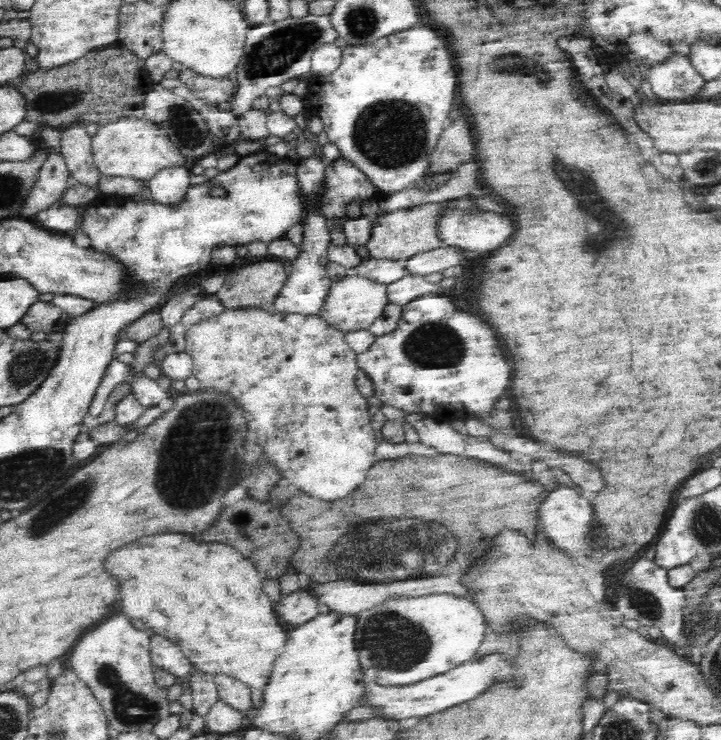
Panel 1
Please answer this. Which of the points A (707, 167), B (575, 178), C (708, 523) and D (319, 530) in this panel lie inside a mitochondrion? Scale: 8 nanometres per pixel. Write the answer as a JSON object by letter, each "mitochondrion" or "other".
{"A":"mitochondrion","B":"mitochondrion","C":"mitochondrion","D":"other"}

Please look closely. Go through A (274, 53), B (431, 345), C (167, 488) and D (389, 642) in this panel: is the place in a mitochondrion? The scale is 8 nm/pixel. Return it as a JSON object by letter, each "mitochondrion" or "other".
{"A":"mitochondrion","B":"mitochondrion","C":"mitochondrion","D":"mitochondrion"}

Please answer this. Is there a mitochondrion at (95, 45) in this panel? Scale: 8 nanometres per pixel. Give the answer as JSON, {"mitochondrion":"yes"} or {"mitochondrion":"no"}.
{"mitochondrion":"no"}

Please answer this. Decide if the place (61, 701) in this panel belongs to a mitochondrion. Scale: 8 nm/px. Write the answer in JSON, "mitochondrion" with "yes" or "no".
{"mitochondrion":"no"}

